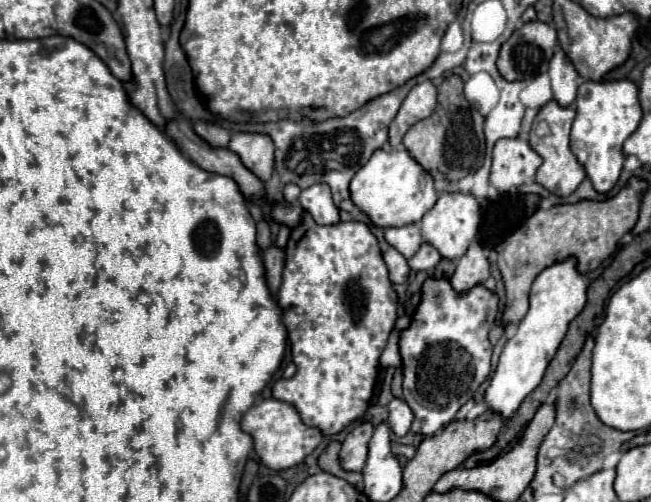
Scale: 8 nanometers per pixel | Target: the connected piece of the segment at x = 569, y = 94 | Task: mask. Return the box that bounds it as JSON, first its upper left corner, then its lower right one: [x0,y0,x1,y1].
[549,47,581,107]

